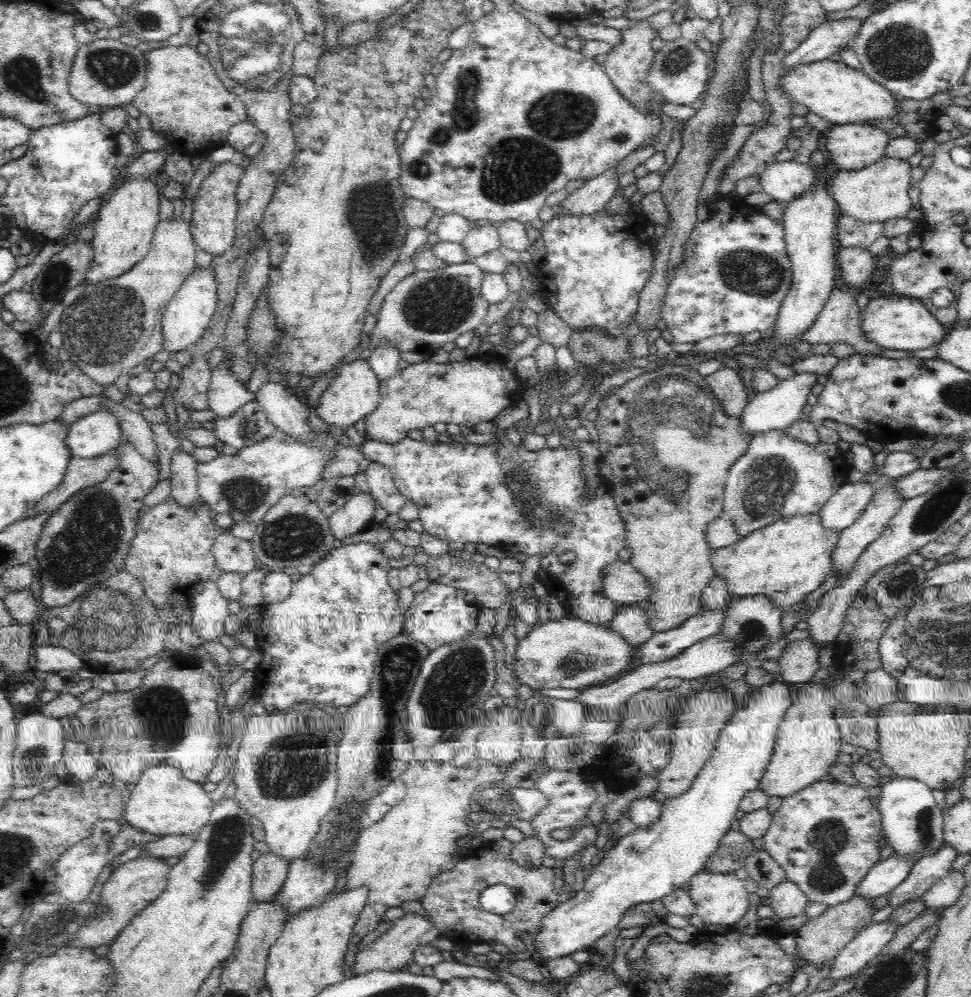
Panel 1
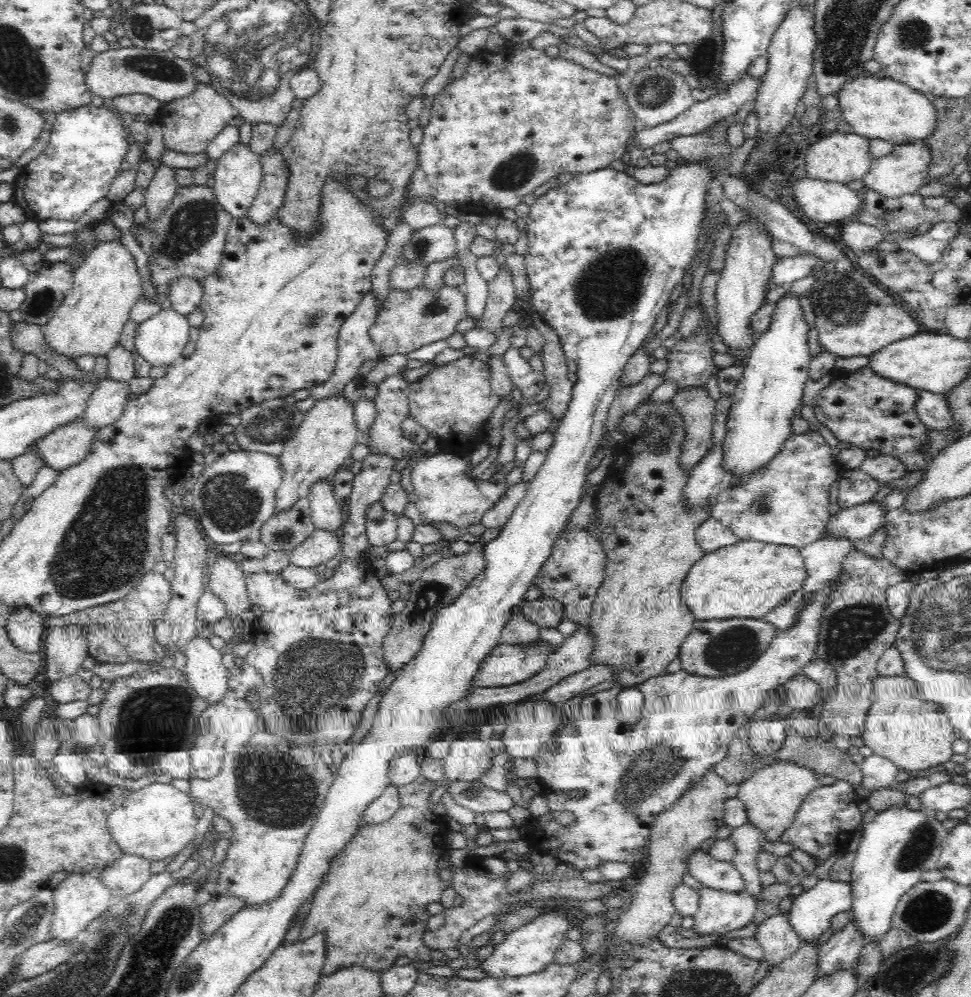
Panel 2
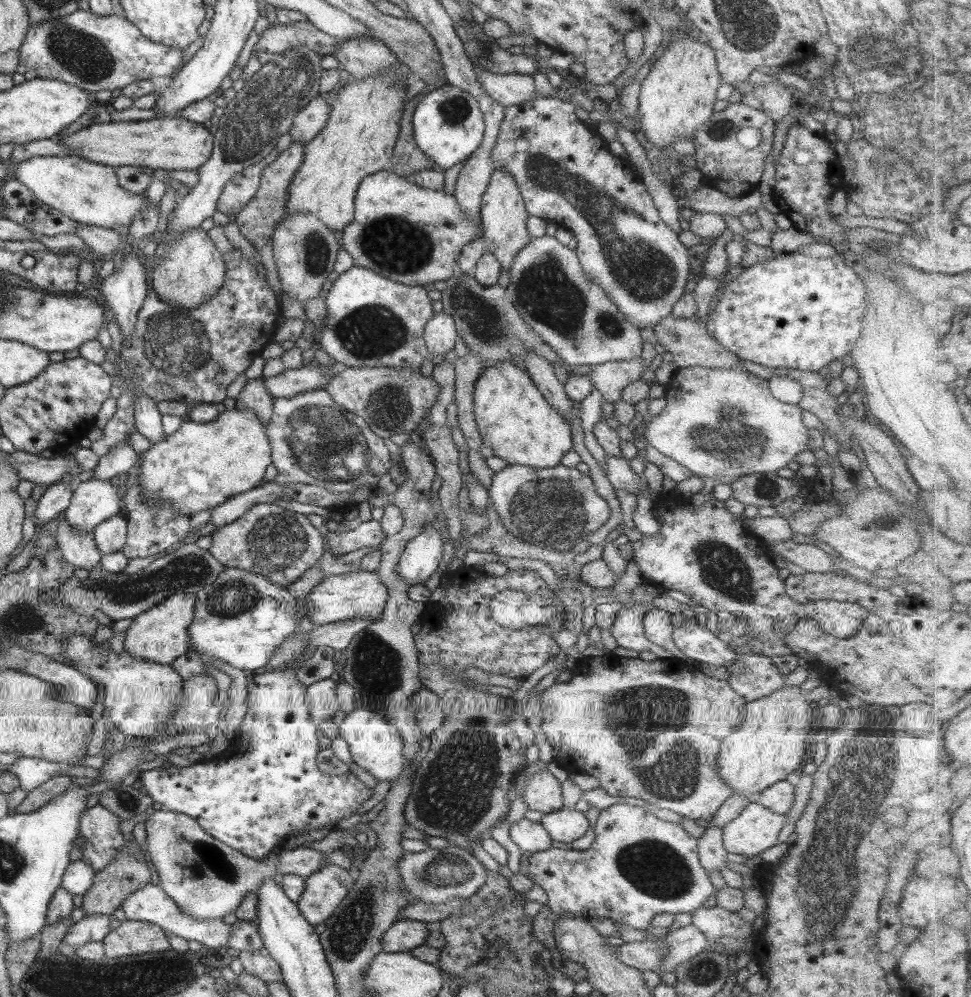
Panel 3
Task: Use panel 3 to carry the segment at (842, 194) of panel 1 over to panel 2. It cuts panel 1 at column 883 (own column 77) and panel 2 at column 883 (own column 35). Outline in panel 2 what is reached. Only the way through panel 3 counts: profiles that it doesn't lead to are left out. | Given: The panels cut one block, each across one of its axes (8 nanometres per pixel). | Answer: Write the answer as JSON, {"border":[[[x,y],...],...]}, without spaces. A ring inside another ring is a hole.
{"border":[[[898,145],[891,154],[872,162],[867,175],[861,179],[864,183],[863,191],[873,191],[886,199],[898,199],[905,195],[915,194],[924,185],[924,178],[929,174],[928,164],[932,162],[932,159],[933,154],[929,146]]]}

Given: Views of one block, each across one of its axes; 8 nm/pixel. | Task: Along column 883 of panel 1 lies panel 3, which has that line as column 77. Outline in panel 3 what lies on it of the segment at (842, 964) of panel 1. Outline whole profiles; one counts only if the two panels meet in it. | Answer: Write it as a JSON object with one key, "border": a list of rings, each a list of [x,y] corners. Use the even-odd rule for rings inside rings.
{"border":[[[84,914],[81,919],[73,922],[65,935],[63,944],[75,948],[85,942],[102,942],[105,935],[110,931],[111,916],[107,914]]]}

